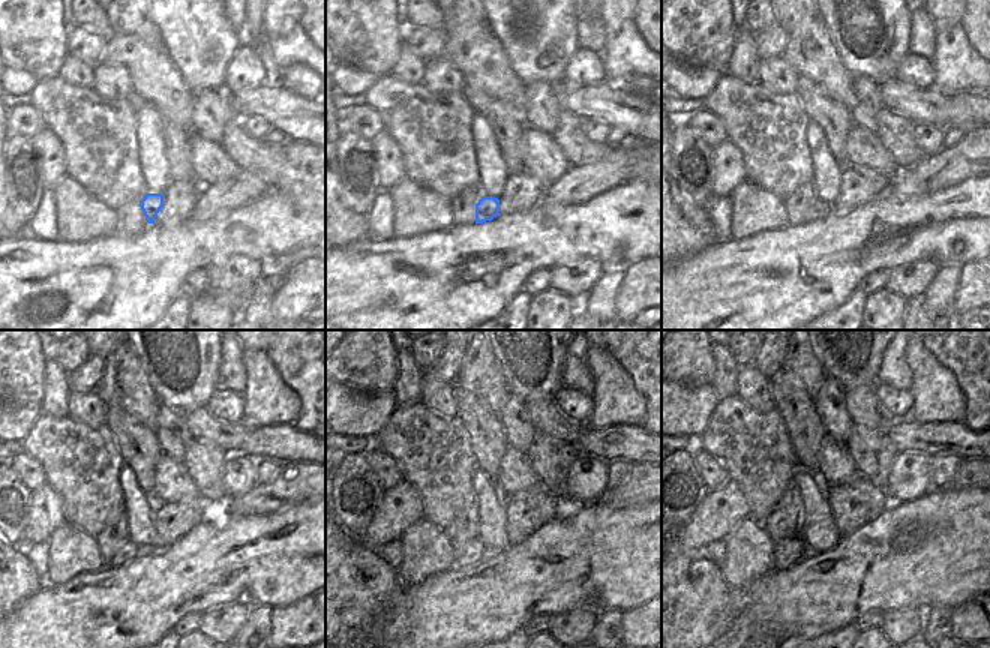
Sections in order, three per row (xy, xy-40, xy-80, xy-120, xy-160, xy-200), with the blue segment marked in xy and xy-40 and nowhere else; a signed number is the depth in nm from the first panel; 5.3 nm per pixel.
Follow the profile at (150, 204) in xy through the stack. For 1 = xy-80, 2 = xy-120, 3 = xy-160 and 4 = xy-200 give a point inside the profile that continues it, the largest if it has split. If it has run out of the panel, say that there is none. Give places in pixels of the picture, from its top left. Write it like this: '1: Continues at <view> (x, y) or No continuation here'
1: Continues at xy-80 (818, 210)
2: Continues at xy-120 (143, 548)
3: Continues at xy-160 (458, 554)
4: Continues at xy-200 (788, 554)

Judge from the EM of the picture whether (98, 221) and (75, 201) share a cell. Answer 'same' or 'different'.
same

